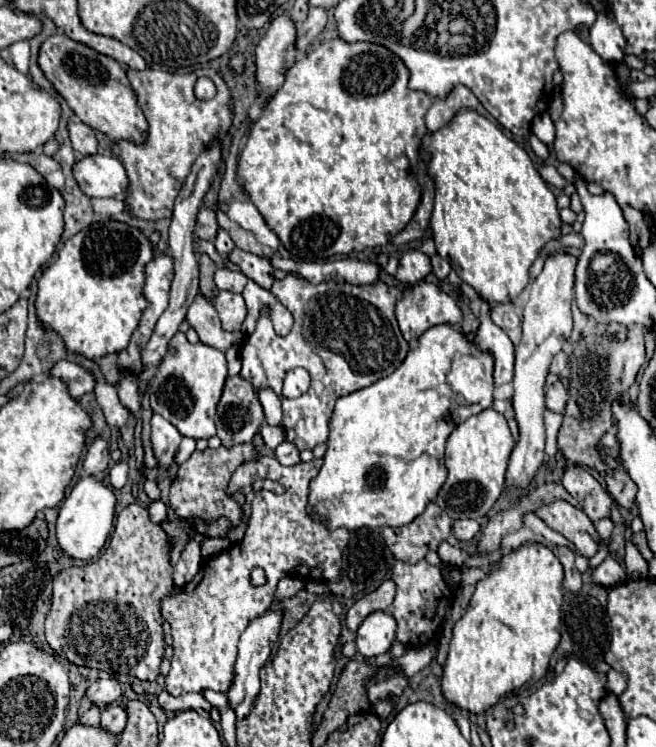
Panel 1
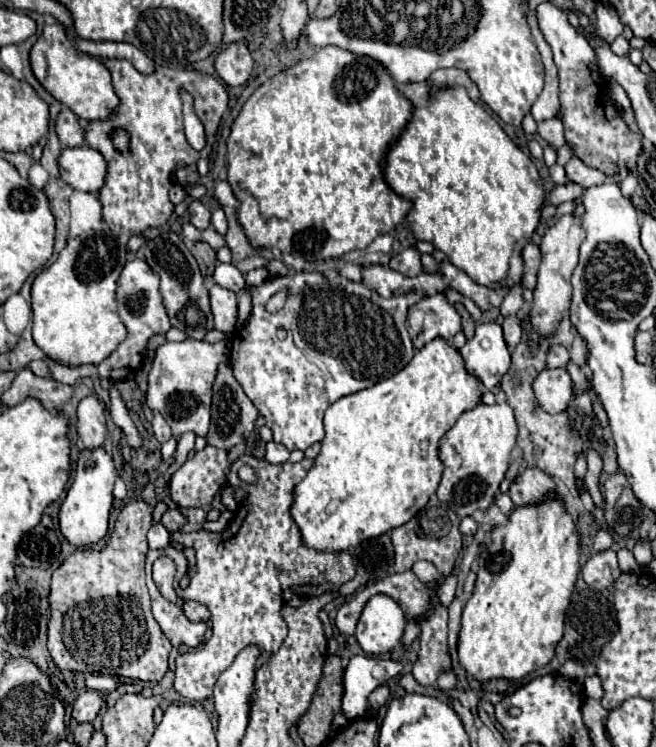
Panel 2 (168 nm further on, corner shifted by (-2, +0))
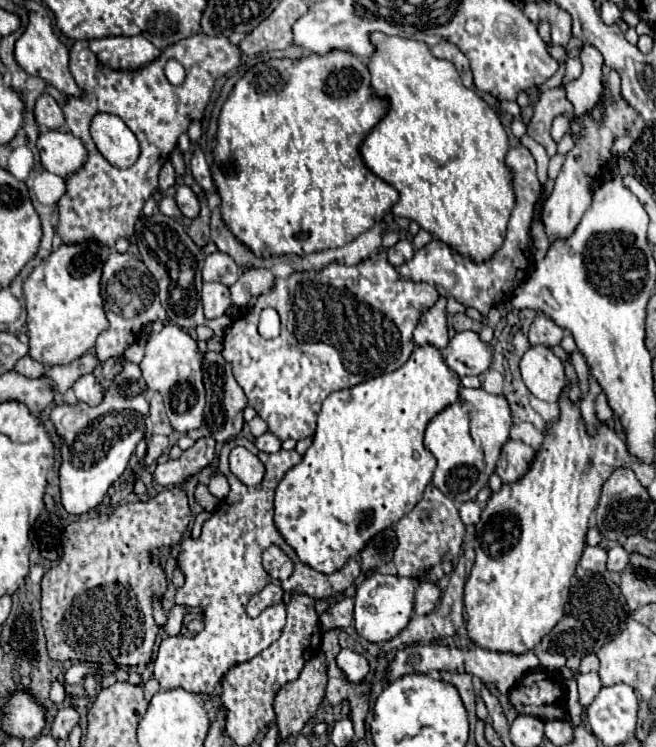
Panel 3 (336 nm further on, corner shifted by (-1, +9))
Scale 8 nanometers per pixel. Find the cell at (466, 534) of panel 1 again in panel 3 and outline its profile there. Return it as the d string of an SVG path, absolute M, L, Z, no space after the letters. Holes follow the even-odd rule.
M476 502L460 504L460 518L462 518L462 522L464 522L466 526L468 526L468 524L478 524L480 514L482 514L482 508L480 508Z

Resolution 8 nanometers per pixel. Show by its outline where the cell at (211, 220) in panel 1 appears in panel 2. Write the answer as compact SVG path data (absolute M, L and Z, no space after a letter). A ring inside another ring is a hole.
M191 201L187 207L189 213L189 221L197 227L197 229L207 229L211 223L211 213L209 209L201 203L201 201Z

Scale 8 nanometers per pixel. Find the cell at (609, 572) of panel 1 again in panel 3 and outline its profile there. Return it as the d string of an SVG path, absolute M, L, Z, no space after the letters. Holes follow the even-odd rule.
M586 546L584 554L580 558L580 566L584 570L590 570L590 572L604 572L606 570L606 558L608 558L608 552L604 548Z

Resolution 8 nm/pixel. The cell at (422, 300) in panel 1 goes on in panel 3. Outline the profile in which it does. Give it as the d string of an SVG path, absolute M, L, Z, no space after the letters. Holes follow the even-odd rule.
M439 297L438 302L428 308L416 330L413 333L413 340L422 346L422 344L434 344L436 348L444 348L448 344L448 314L446 314L446 302L447 298Z

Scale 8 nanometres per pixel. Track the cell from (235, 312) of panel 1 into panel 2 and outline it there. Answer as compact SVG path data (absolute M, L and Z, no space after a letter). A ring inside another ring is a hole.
M213 285L209 289L209 299L215 317L215 329L229 335L237 323L237 295L219 285Z

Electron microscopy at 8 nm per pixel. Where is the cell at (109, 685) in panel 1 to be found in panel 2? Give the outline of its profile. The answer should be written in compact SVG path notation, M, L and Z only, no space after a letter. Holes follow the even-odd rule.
M85 691L77 697L71 711L71 719L77 723L91 723L103 705L105 699L97 691Z

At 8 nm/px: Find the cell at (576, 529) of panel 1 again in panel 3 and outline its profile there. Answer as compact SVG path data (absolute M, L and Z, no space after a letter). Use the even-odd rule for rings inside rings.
M508 440L502 446L502 454L498 458L496 474L502 478L502 482L512 484L524 478L524 474L530 470L530 464L534 462L536 452L518 440Z

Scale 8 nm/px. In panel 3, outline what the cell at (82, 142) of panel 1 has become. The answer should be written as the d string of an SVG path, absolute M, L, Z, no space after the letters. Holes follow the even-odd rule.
M42 94L36 102L36 120L38 126L44 130L60 130L66 126L64 120L64 112L60 108L60 104L50 96L50 94Z

